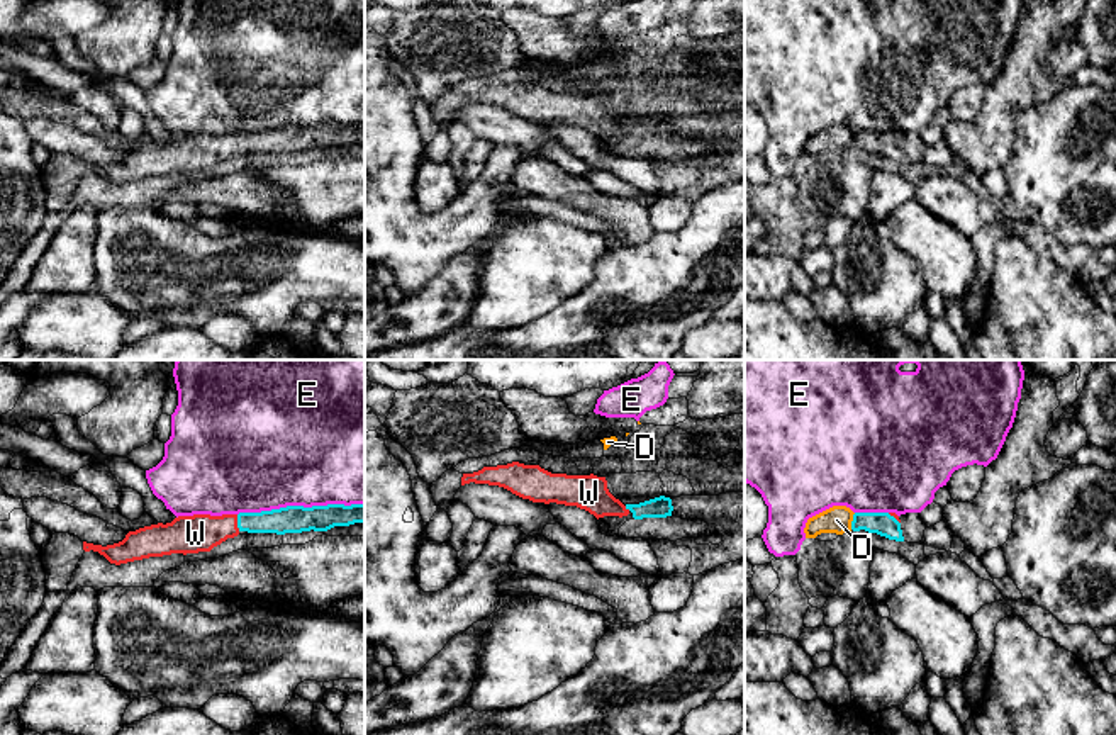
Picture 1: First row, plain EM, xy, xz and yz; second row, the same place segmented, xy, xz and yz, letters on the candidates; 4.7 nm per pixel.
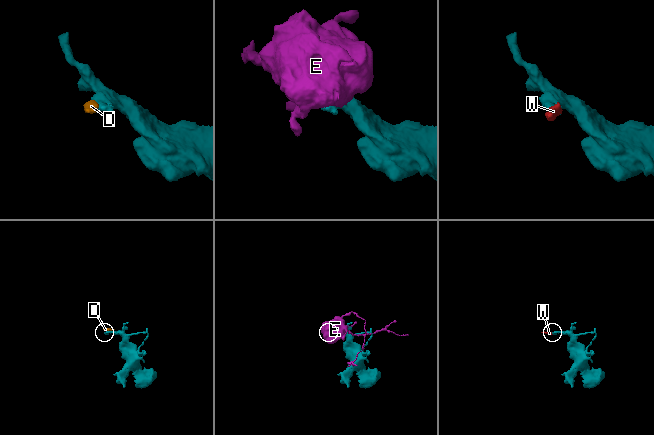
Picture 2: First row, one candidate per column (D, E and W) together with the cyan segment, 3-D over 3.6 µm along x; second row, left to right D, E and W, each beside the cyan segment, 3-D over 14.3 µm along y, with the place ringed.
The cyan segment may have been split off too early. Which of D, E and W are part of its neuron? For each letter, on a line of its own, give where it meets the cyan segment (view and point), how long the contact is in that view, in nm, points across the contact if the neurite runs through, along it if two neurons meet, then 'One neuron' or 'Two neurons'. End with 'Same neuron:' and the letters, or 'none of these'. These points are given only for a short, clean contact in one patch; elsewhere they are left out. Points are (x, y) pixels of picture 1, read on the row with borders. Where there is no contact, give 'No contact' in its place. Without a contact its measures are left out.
D: Touches cyan at yz (852, 521). Shared border 80 nm. Two neurons
E: Touches cyan at xy (301, 506). Shared border 600 nm. Two neurons
W: Touches cyan at xy (238, 523). Shared border 80 nm. Path across: xy (285, 520), (238, 523), (195, 533). One neuron
Same neuron: W

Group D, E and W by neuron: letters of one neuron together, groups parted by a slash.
D / E / W

